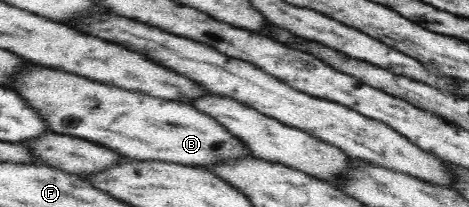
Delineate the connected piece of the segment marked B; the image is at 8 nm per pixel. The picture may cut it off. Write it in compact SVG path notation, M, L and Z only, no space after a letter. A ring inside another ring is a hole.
M37 66L19 80L19 92L43 118L49 120L57 134L69 134L109 146L133 160L209 169L215 164L229 164L254 156L241 139L193 105L163 102Z

